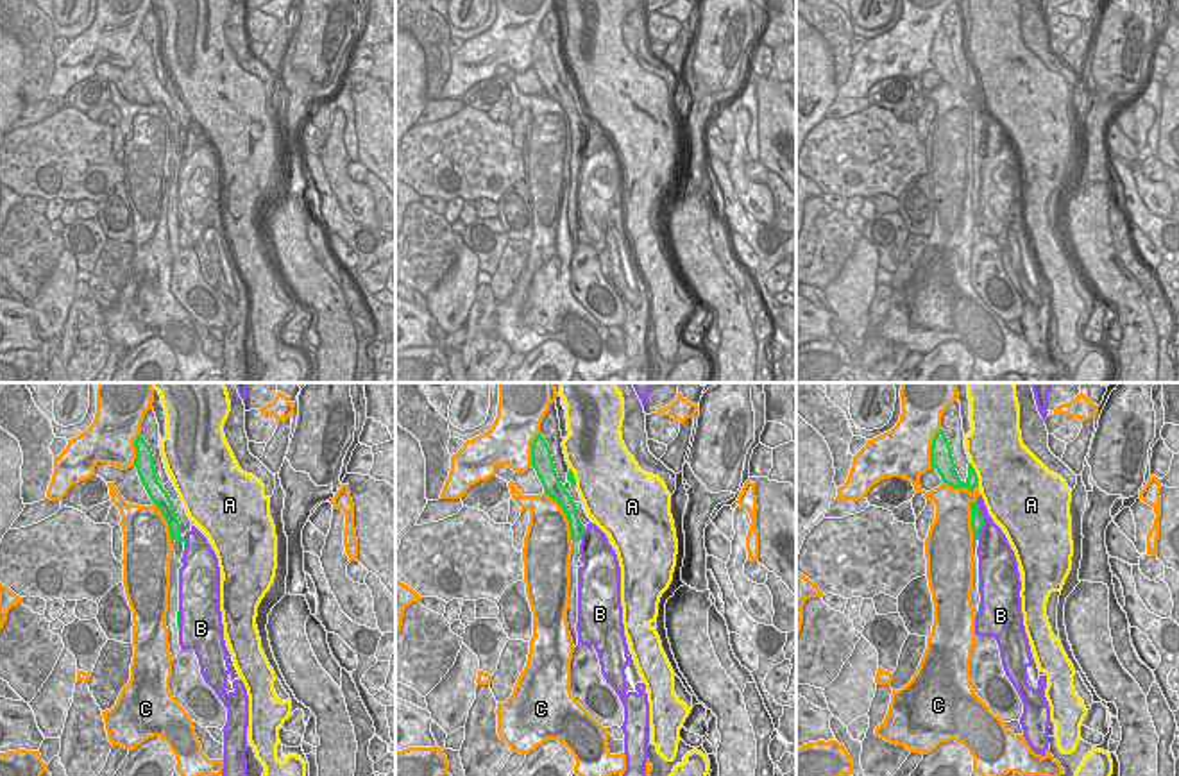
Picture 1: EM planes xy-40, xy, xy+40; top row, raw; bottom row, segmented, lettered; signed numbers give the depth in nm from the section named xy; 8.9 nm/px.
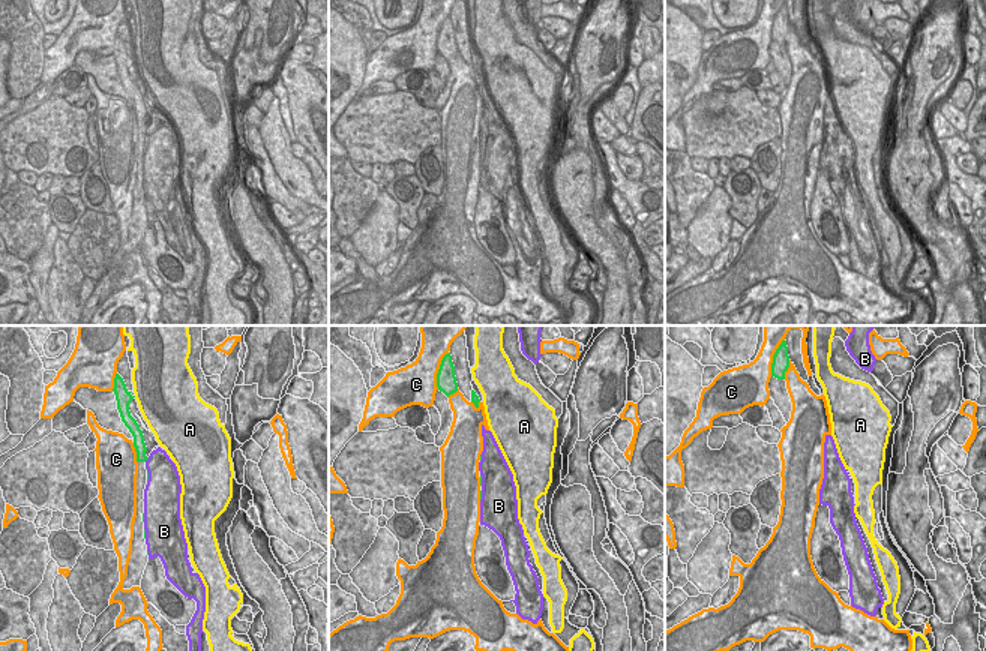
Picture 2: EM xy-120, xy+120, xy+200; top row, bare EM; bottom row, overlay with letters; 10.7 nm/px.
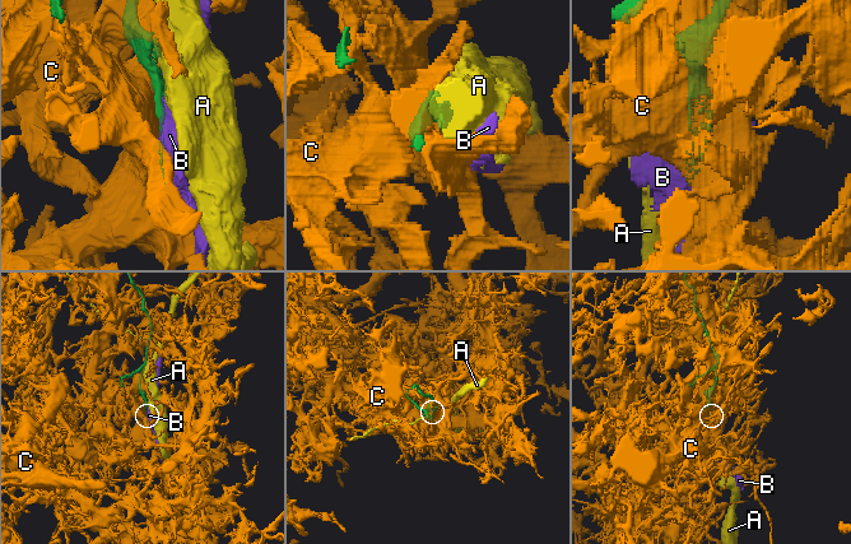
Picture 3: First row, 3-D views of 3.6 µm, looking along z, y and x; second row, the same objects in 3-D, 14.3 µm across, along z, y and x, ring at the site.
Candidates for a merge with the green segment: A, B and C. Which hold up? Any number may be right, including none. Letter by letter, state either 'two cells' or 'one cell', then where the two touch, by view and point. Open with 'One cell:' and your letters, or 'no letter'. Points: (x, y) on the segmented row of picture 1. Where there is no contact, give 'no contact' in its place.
One cell: no letter
A: two cells; meets green in xy+40 at (975, 474)
B: two cells; meets green in xy+40 at (983, 521)
C: two cells; meets green in xy at (566, 514)

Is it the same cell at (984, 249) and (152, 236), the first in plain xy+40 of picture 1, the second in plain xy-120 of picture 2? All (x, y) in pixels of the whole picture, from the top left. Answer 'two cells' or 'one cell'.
one cell

